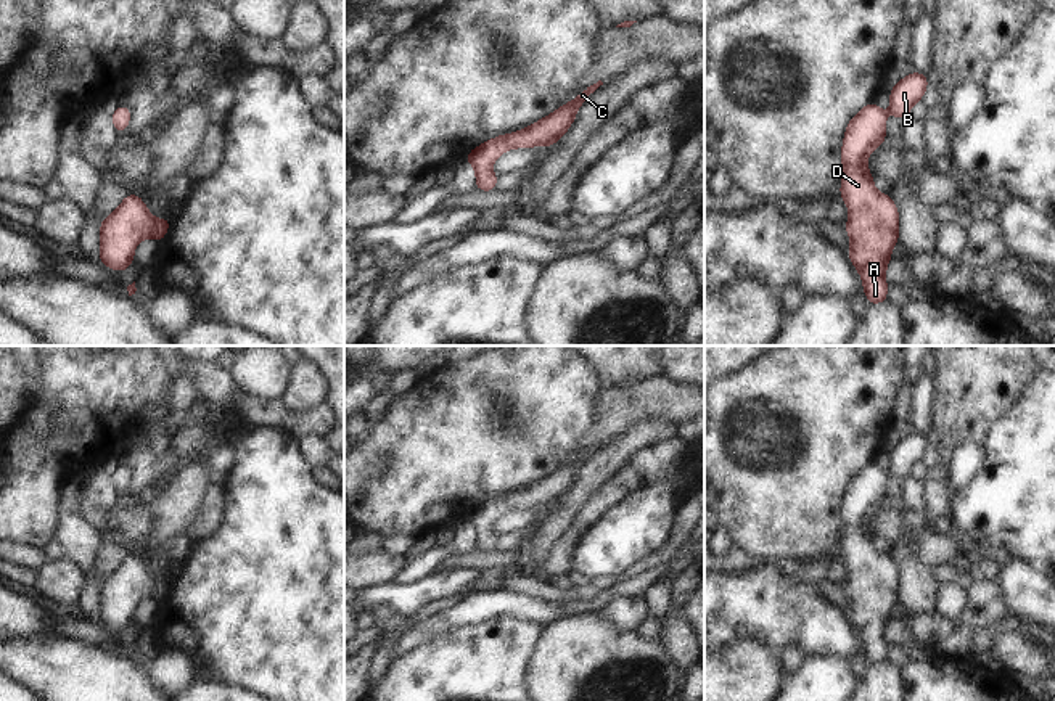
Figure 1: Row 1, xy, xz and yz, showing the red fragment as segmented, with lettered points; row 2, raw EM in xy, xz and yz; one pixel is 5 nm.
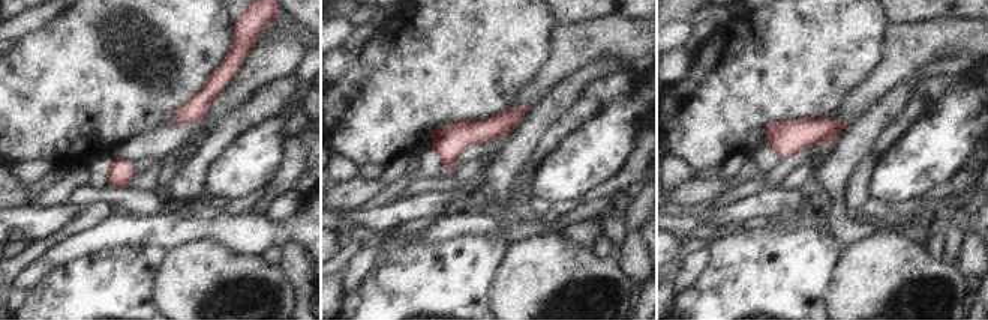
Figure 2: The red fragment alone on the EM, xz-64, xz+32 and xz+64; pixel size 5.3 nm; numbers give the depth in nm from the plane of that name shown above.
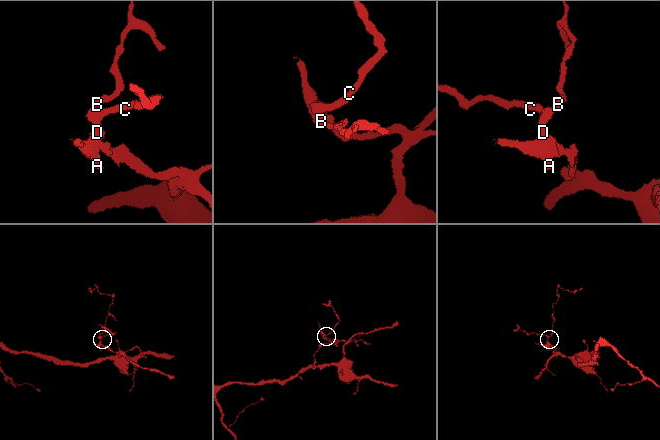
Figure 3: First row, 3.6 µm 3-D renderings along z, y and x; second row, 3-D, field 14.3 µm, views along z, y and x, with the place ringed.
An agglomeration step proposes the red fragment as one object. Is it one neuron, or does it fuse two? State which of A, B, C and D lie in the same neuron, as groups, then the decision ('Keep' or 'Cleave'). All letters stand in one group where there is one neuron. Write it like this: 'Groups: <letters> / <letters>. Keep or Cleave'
Groups: A B C D. Keep

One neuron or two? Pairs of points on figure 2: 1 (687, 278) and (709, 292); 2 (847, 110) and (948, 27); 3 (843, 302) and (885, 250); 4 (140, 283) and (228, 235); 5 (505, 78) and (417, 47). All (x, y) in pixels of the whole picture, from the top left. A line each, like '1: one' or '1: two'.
1: two
2: one
3: one
4: two
5: one

